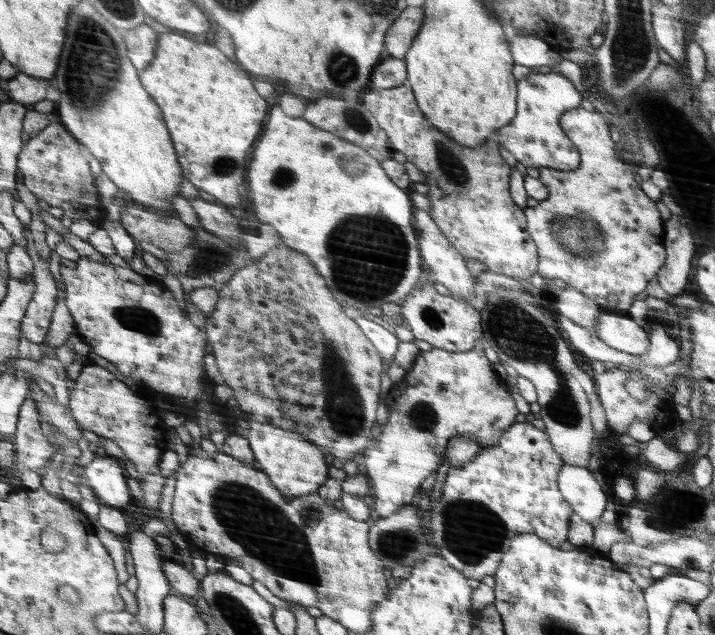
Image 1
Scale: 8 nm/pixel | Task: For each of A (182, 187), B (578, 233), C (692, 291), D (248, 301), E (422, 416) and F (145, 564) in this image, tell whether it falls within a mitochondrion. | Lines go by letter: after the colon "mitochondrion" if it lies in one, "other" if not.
A: other
B: mitochondrion
C: other
D: other
E: mitochondrion
F: other

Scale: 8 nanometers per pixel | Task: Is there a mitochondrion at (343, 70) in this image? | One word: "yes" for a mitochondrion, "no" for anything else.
yes

